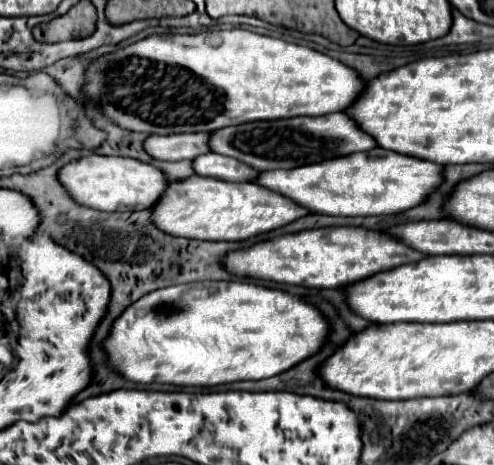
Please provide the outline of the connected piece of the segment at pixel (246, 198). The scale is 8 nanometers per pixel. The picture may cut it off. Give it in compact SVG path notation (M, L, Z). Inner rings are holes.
M193 175L167 185L163 197L149 209L153 223L163 233L209 241L243 241L265 231L283 227L309 211L257 183L229 183L213 177Z

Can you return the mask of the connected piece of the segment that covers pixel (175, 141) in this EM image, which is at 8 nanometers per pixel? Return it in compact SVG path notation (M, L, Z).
M185 133L169 137L149 135L145 139L145 151L149 151L151 157L159 161L191 161L203 153L209 153L207 139L209 133Z

